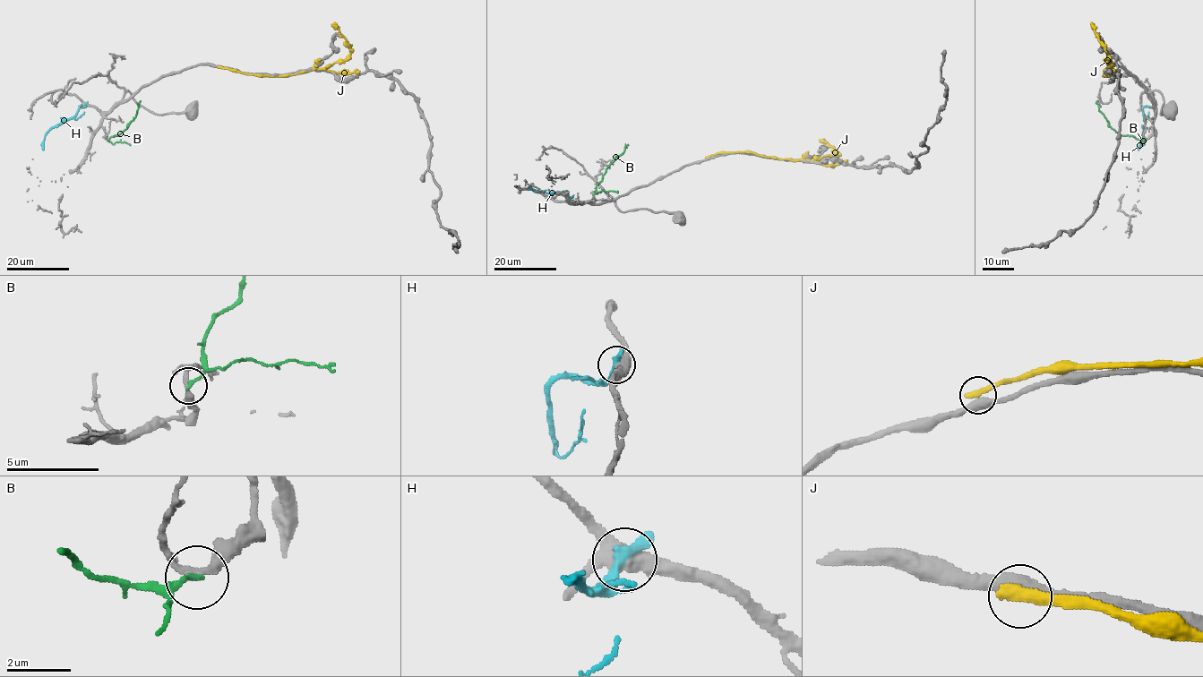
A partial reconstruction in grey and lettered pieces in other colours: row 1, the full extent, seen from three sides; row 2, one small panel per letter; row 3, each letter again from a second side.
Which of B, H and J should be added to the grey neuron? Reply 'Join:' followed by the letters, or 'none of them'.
Join: none of them

